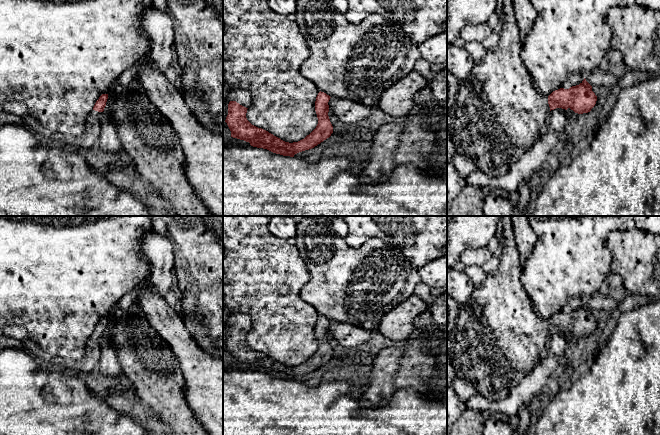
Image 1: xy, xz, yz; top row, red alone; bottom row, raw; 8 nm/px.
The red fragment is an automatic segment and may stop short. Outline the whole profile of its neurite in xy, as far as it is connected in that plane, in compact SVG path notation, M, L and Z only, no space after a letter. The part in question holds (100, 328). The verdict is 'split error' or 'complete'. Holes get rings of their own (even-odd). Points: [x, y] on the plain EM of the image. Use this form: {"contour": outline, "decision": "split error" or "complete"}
{"contour": "M102 318L89 337L82 361L75 366L75 370L82 376L94 376L101 358L101 338L104 335L108 318Z", "decision": "split error"}

